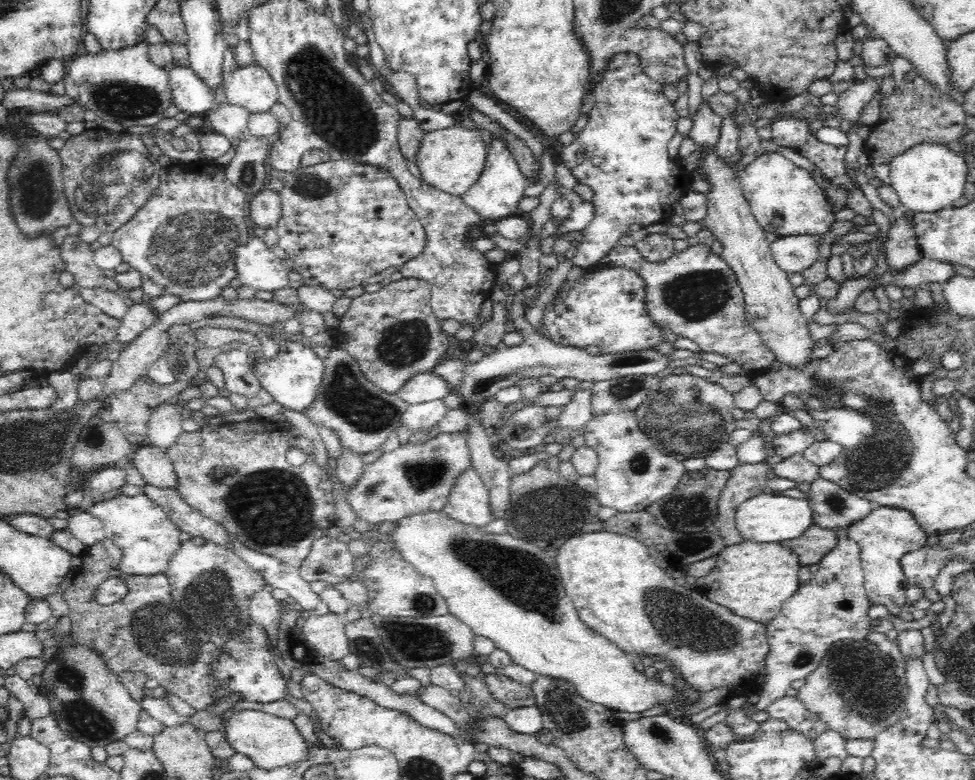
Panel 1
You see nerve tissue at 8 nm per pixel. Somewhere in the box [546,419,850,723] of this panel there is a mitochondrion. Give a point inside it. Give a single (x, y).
(679, 622)

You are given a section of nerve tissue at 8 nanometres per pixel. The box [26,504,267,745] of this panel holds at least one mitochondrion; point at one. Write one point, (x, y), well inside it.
(160, 638)

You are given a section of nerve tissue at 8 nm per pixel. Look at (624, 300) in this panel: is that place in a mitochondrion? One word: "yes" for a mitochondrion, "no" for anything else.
no

